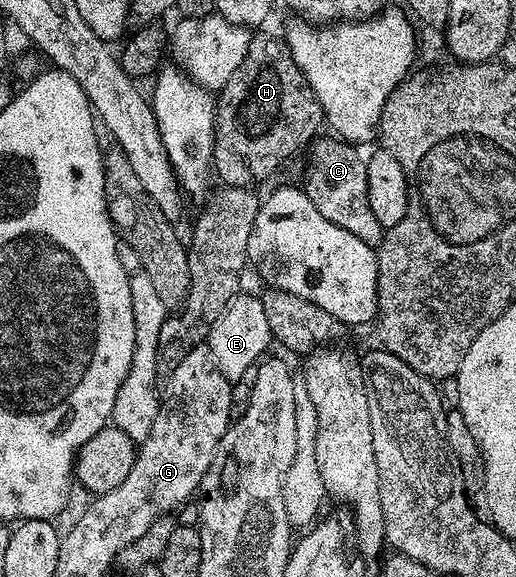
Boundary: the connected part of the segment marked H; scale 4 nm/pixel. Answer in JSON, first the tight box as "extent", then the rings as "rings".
{"extent":[214,35,324,188],"rings":[[[252,35],[249,50],[245,58],[241,58],[241,66],[233,70],[233,78],[229,78],[229,82],[225,82],[225,86],[217,92],[214,175],[218,179],[220,176],[228,188],[253,186],[257,180],[273,175],[298,148],[306,149],[320,135],[324,124],[321,102],[317,102],[286,43],[271,36]]]}

